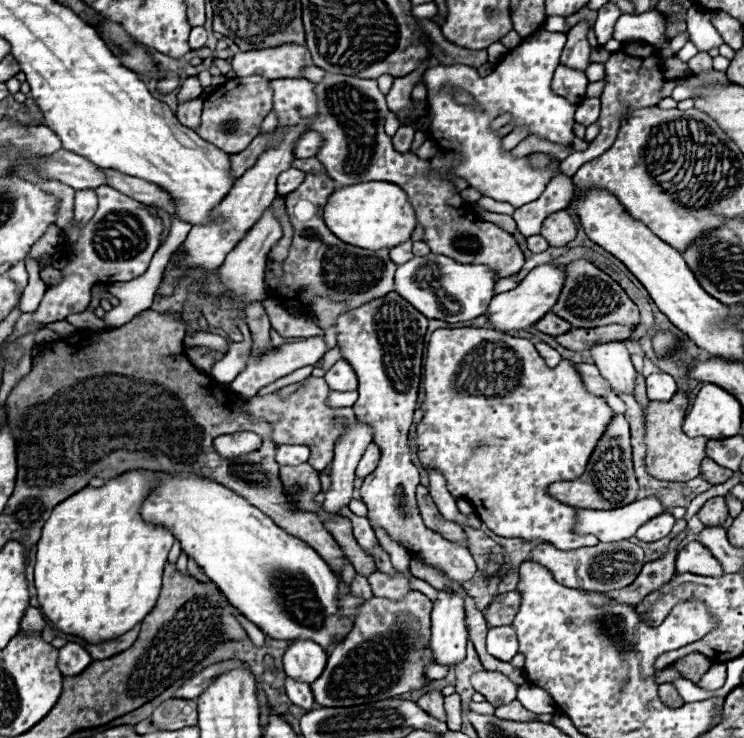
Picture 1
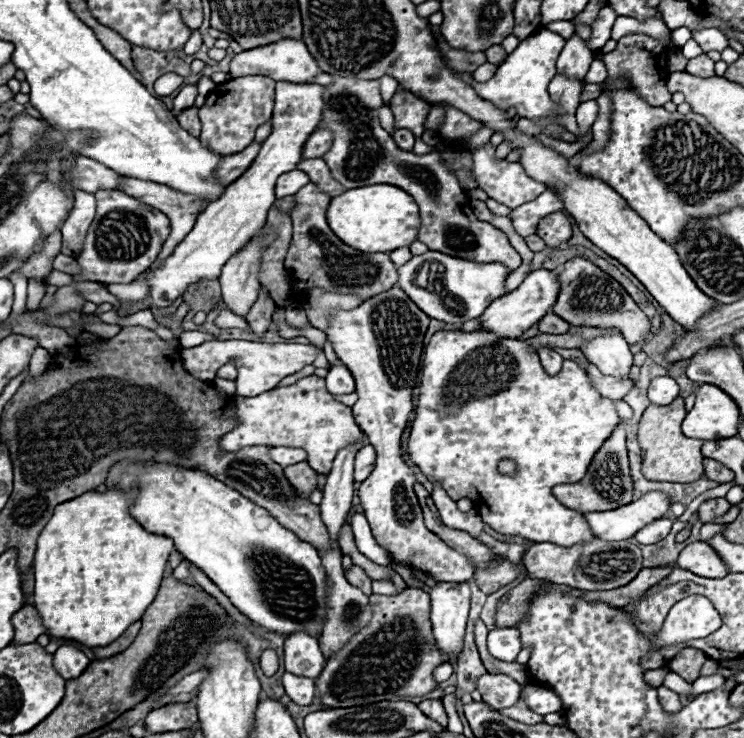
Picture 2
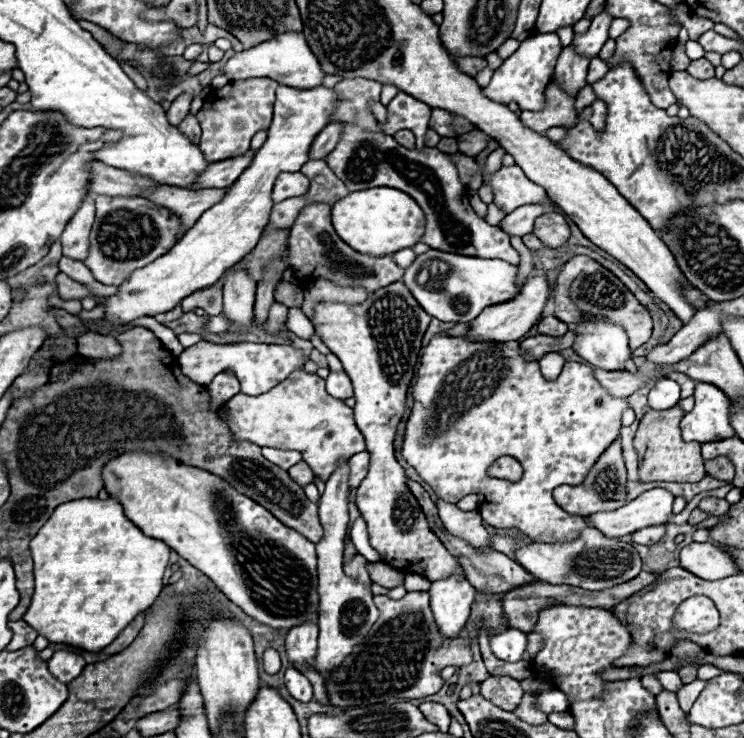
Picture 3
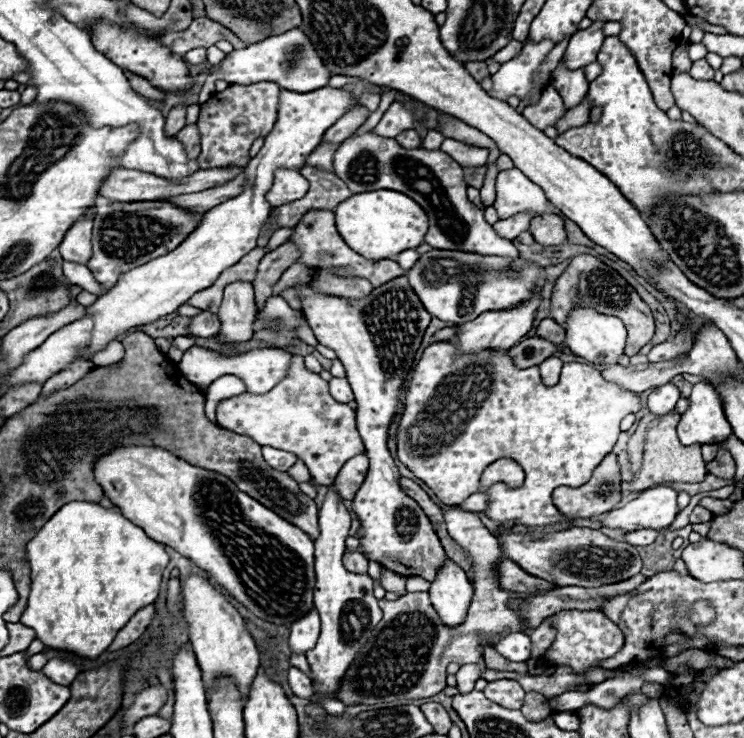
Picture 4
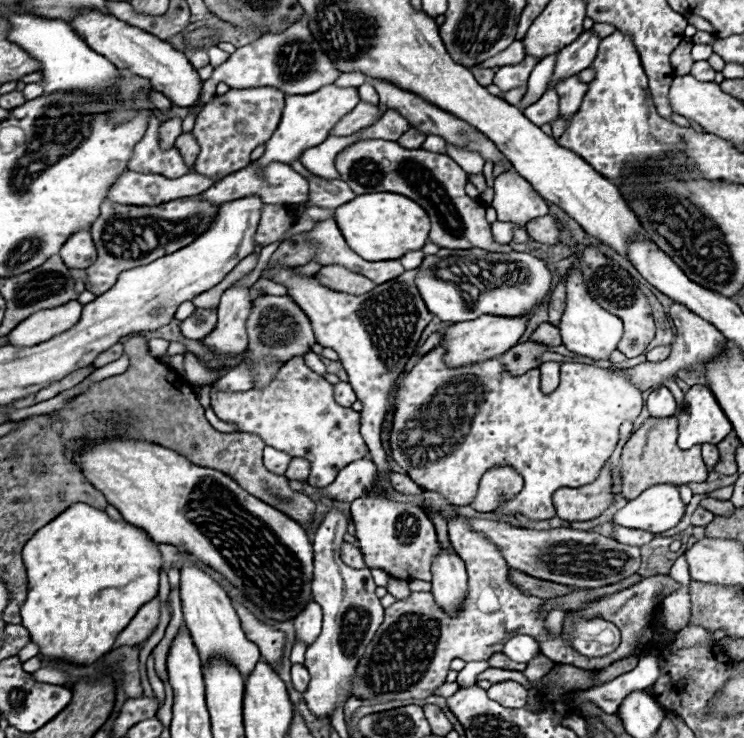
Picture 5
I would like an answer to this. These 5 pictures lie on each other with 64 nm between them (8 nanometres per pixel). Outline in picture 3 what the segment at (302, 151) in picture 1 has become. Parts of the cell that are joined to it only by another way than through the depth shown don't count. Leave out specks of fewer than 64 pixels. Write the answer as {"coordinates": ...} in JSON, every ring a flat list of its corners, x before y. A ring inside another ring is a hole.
{"coordinates":[[336,122,328,124,328,126,314,138,308,156,310,156,310,158,312,158,312,156,314,156,314,158,326,158,328,152,330,152,330,150,336,146,336,142,340,140,342,126,344,126,344,124,336,124]]}

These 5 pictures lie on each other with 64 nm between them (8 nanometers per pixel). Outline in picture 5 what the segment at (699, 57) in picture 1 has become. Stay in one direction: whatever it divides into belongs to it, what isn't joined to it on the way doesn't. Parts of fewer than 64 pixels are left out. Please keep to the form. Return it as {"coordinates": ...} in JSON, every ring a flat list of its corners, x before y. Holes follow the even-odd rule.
{"coordinates":[[700,60,700,62,694,62,692,66,692,72,690,72,696,80,702,80,702,82,712,82,714,80,714,70,710,68,710,64,706,60]]}

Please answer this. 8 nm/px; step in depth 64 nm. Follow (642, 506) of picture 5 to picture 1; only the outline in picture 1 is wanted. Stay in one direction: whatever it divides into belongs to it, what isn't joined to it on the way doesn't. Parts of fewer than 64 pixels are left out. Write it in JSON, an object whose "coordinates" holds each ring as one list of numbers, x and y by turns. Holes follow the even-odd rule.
{"coordinates":[[644,498,644,500,636,500,624,508,616,508,616,510,576,510,576,526,574,532,576,534,594,534,598,536,600,542,620,542,620,540,628,540,636,534,636,530,646,524,648,520,652,520,652,516,662,514,664,508,660,504,658,498]]}

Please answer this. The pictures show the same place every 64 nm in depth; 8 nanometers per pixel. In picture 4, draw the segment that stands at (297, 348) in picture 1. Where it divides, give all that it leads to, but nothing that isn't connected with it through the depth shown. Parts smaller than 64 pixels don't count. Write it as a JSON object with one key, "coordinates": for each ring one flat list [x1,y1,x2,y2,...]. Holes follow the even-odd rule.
{"coordinates":[[192,346,184,352,178,370,198,388,206,388,208,384,212,384,212,380,224,376,224,374,236,374,244,380,246,384,246,392,252,394,264,394,268,390,272,390,280,380,286,378,286,372,290,368,290,360,294,354,290,354,288,350,282,348,252,348,248,352,236,352,236,354,222,354,216,350,208,350,208,348,200,348,200,346]]}

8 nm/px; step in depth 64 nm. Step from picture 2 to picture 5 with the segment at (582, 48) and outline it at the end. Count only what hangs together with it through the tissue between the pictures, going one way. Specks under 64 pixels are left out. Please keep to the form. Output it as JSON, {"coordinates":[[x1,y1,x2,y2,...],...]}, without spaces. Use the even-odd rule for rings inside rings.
{"coordinates":[[578,74,568,76,568,78,560,80,560,82,556,82,554,90,556,90,558,96,560,96,560,116,570,118,572,114,578,112,586,88,588,88,588,86,584,86,584,82,578,78]]}

